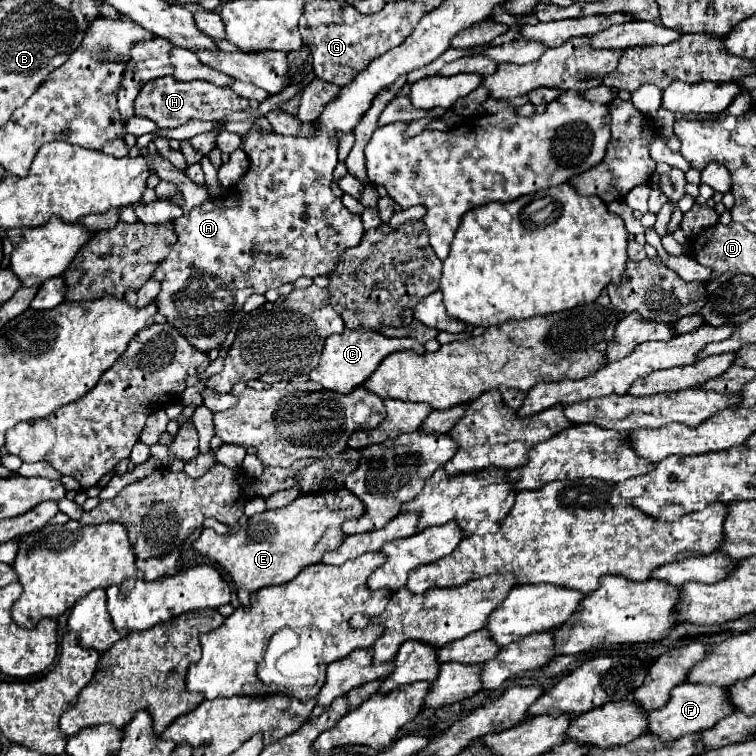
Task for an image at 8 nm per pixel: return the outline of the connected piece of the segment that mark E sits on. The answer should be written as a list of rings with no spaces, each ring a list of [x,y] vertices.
[[[346,488],[332,494],[302,494],[288,506],[254,514],[234,534],[216,534],[212,528],[204,528],[194,542],[194,550],[216,560],[226,572],[230,572],[238,588],[240,604],[248,608],[250,596],[256,590],[272,584],[286,584],[296,578],[302,568],[318,564],[324,552],[330,550],[330,542],[332,550],[340,546],[346,538],[346,534],[340,532],[340,526],[348,518],[360,518],[362,514],[364,504],[360,504],[360,500]]]

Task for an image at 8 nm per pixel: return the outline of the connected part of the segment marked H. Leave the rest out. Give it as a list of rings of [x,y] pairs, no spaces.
[[[172,76],[156,78],[148,82],[136,102],[134,102],[134,116],[144,116],[156,122],[158,128],[176,128],[190,120],[210,120],[220,122],[232,112],[248,112],[250,104],[246,98],[240,98],[230,88],[220,88],[216,84],[210,84],[206,80],[192,80],[192,82],[180,82]]]

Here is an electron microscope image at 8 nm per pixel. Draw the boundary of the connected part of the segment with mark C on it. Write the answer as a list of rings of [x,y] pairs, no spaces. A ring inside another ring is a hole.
[[[344,330],[342,334],[332,334],[326,344],[324,350],[320,354],[320,362],[318,366],[310,372],[310,380],[320,382],[324,388],[340,392],[340,394],[348,394],[352,392],[356,386],[364,384],[368,380],[368,376],[376,370],[376,366],[394,352],[400,350],[414,350],[416,354],[424,354],[426,348],[412,340],[412,338],[388,338],[384,334],[374,334],[374,332],[360,332],[360,330]]]

